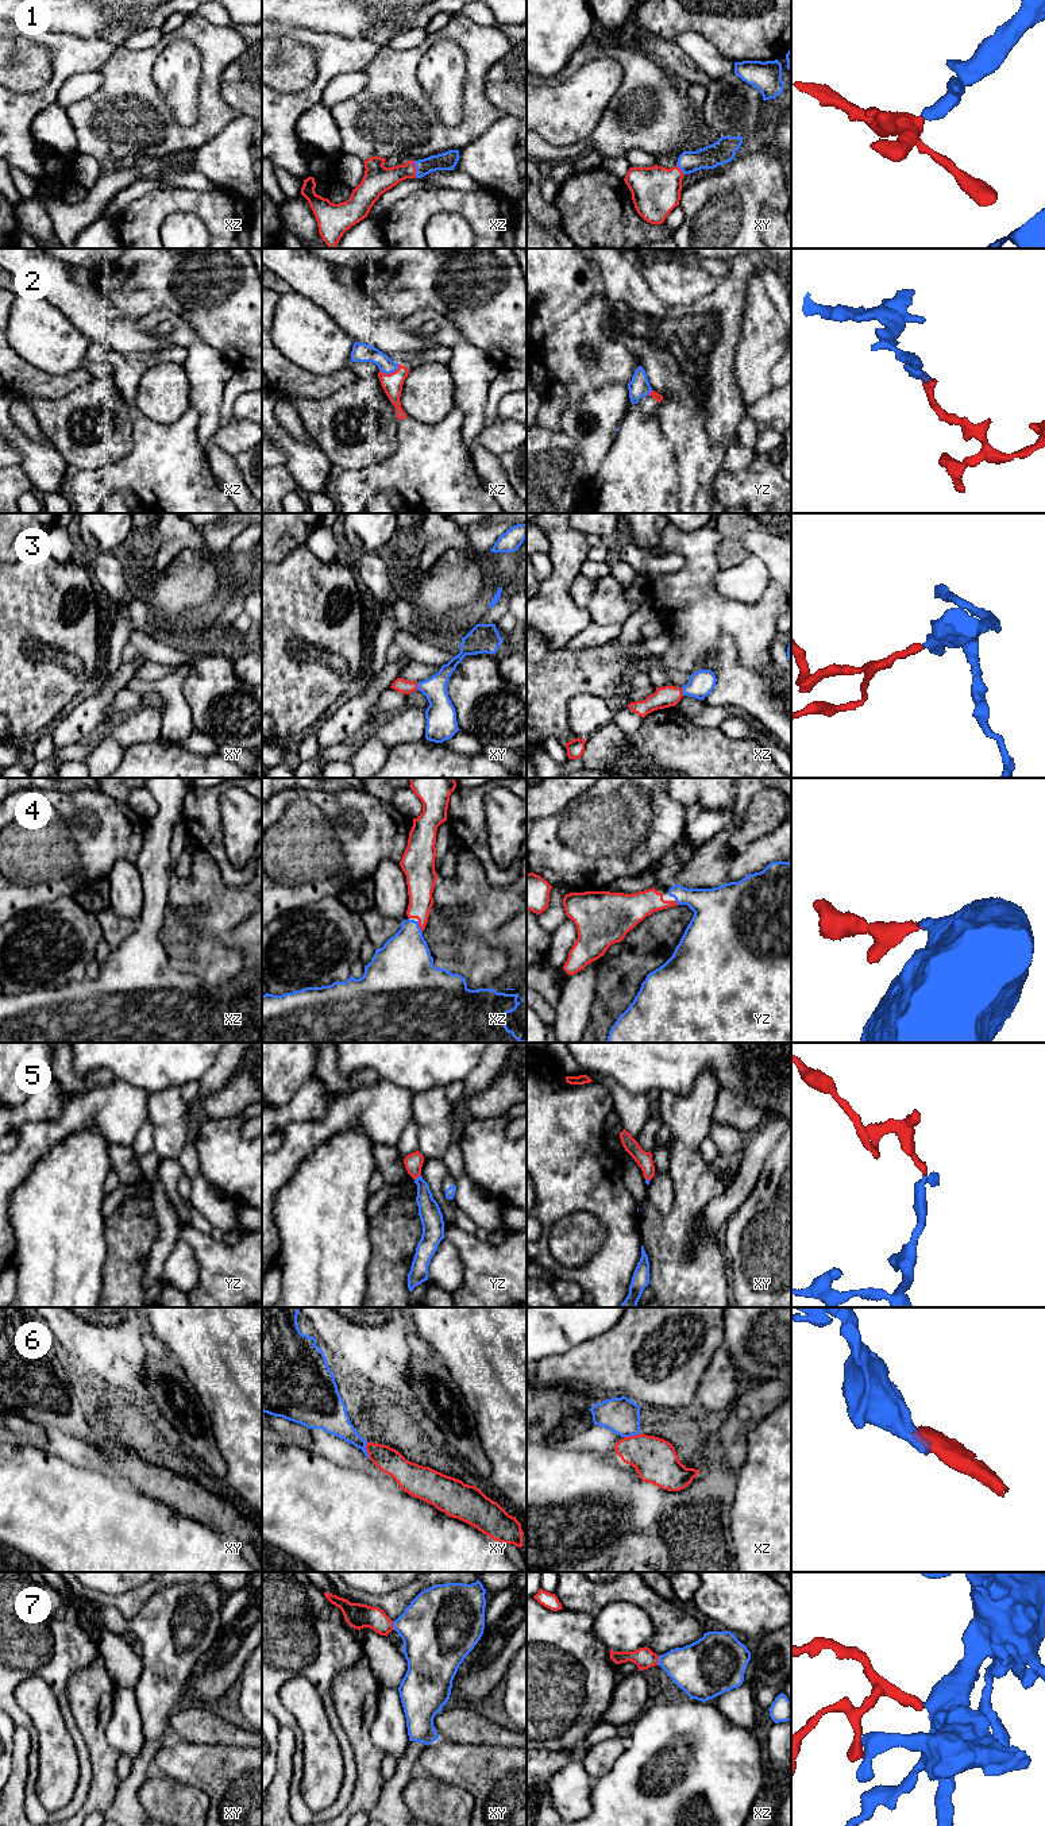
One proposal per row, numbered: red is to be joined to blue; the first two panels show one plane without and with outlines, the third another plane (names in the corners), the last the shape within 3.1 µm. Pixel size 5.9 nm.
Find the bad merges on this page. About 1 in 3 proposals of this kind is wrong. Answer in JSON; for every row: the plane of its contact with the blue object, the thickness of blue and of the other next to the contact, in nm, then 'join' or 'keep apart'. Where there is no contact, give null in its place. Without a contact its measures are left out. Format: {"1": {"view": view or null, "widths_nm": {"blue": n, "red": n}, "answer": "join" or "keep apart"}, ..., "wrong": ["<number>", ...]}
{"1": {"view": "xz", "widths_nm": {"blue": 110, "red": 170}, "answer": "join"}, "2": {"view": "xz", "widths_nm": {"blue": 110, "red": 120}, "answer": "join"}, "3": {"view": "xy", "widths_nm": {"blue": 180, "red": 90}, "answer": "join"}, "4": {"view": "xz", "widths_nm": {"blue": 340, "red": 160}, "answer": "join"}, "5": {"view": "yz", "widths_nm": {"blue": 130, "red": 110}, "answer": "join"}, "6": {"view": "xy", "widths_nm": {"blue": 160, "red": 150}, "answer": "keep apart"}, "7": {"view": "xy", "widths_nm": {"blue": 420, "red": 150}, "answer": "join"}, "wrong": ["6"]}

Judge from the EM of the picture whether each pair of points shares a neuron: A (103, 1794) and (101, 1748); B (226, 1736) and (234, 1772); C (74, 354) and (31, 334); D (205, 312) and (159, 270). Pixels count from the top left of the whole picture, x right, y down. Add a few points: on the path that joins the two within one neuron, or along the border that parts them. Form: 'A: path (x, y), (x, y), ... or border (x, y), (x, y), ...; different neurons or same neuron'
A: path (103, 1783), (103, 1759); same neuron
B: border (197, 1742), (247, 1748); different neurons
C: path (64, 350), (42, 335); same neuron
D: path (195, 301), (170, 280); same neuron

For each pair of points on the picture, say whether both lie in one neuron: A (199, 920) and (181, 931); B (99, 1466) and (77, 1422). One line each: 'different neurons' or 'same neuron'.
A: different neurons
B: same neuron

